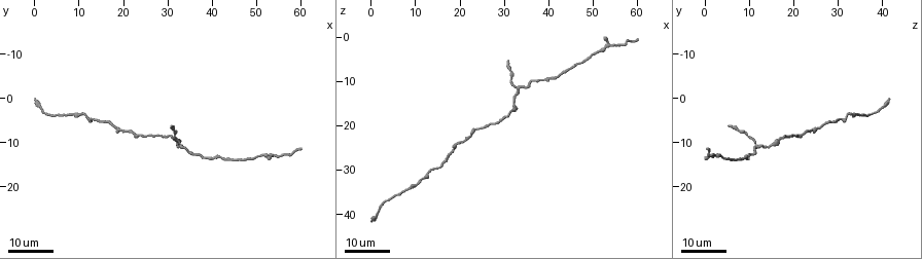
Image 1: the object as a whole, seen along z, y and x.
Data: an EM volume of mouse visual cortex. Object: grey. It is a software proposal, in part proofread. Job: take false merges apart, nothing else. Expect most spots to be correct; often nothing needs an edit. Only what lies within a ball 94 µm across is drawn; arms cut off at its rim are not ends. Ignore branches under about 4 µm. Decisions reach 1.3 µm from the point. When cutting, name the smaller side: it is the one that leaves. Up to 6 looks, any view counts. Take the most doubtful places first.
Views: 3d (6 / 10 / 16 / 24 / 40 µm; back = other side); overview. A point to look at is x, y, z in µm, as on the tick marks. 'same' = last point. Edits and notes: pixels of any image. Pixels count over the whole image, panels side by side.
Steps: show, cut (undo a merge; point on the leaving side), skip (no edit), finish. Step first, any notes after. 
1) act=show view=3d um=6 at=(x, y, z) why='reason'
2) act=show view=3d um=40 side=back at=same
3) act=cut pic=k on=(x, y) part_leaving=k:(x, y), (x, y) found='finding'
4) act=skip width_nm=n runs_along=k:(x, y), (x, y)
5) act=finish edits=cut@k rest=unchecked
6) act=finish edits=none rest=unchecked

act=show view=3d um=24 at=(33.0, 11.0, 11.5) why='arms part here'

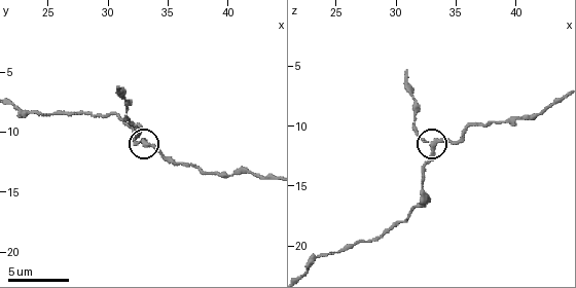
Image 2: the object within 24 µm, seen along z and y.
act=show view=3d um=6 at=(33.0, 10.8, 11.8) why='closer look'

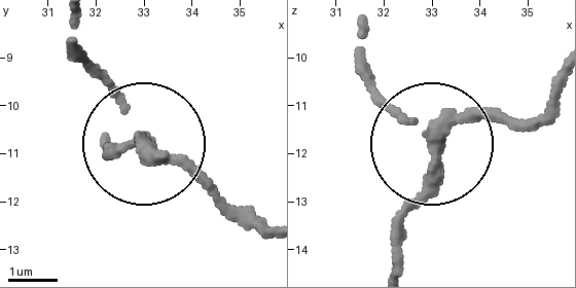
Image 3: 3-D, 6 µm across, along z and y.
act=skip arms=3 runs_along=3:(398, 265), (427, 142), (357, 73) found='all the same neuron'

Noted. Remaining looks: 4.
act=show view=3d um=10 at=(41.4, 13.2, 9.2) why='sudden change in width'

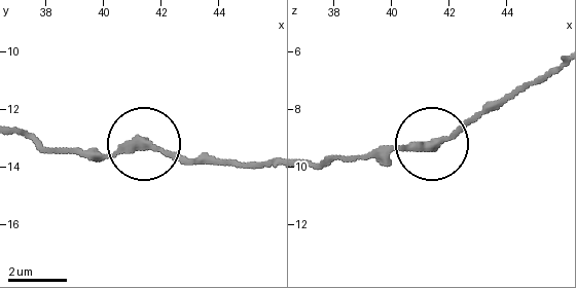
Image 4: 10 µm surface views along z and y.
act=show view=3d um=6 at=(41.3, 13.3, 9.2) why='closer look'

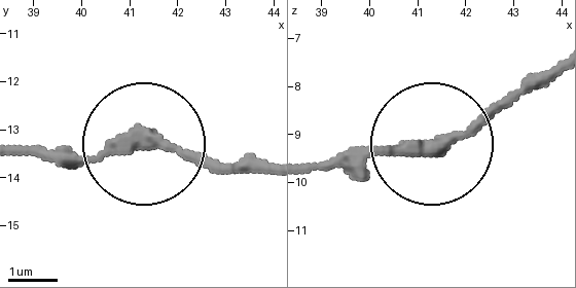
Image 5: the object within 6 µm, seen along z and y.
act=skip runs_along=5:(23, 150), (97, 158), (158, 138), (240, 163) found='one neuron here'

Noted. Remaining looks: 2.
act=show view=3d um=10 at=(31.4, 9.2, 17.0) why='thick turns thin'

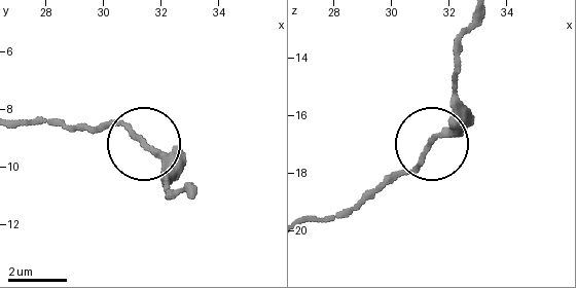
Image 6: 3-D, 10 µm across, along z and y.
act=skip width_nm=170 found='one neuron here'

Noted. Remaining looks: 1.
act=finish edits=none rest=unchecked

